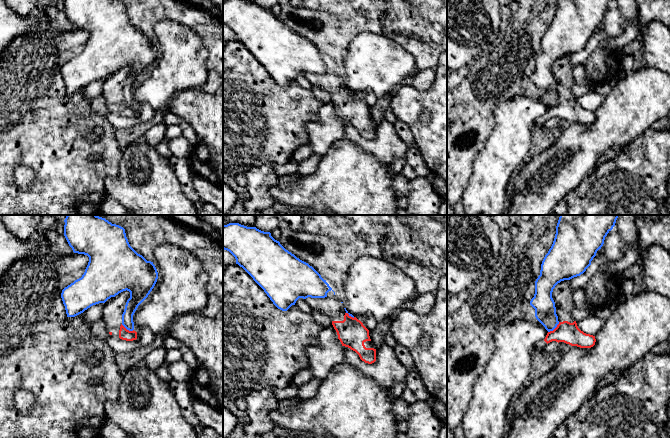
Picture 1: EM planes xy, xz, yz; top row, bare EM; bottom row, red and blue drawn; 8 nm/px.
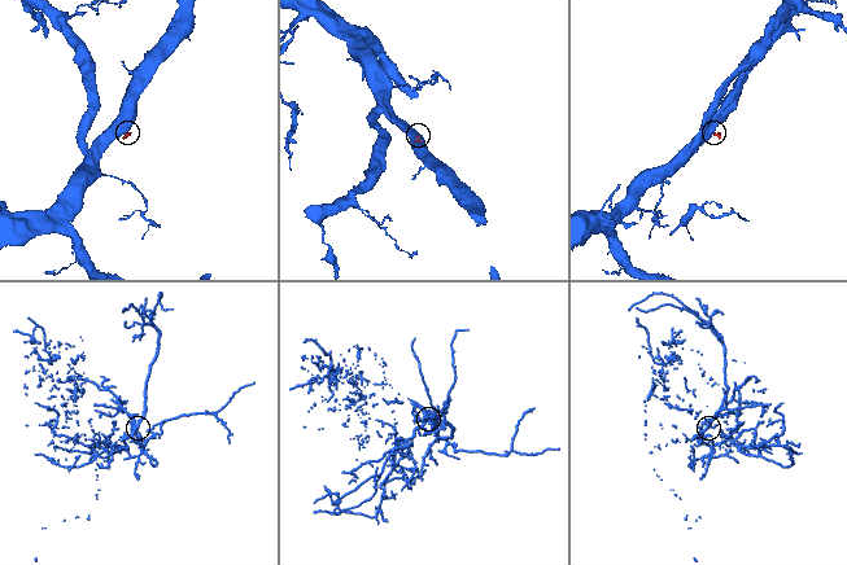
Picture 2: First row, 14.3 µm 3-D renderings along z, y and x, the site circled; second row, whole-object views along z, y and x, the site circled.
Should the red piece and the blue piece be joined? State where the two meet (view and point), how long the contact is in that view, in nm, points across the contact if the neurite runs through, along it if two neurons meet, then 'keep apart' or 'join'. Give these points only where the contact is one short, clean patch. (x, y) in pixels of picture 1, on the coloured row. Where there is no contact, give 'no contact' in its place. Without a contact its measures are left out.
yz (555, 328) | 130 nm | along yz (559, 322), (548, 332) | keep apart

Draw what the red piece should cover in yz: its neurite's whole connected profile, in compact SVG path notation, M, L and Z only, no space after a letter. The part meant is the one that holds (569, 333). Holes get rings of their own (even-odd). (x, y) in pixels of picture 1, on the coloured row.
M570 280L561 281L555 286L552 298L559 324L553 331L547 333L544 340L536 344L534 350L544 350L545 346L552 341L564 342L580 348L591 348L595 345L595 336L581 331L573 318L573 292Z

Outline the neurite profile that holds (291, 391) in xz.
M291 384L284 388L272 388L272 392L276 402L278 402L292 398L296 399L298 395L298 388Z

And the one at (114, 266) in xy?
M67 215L64 222L64 236L73 252L89 257L82 277L62 290L67 317L75 317L127 290L130 298L122 325L133 331L133 315L158 279L155 265L130 246L123 227L105 218Z

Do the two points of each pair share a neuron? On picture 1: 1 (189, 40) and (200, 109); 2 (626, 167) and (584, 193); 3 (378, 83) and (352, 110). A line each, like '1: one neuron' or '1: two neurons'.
1: two neurons
2: one neuron
3: two neurons

